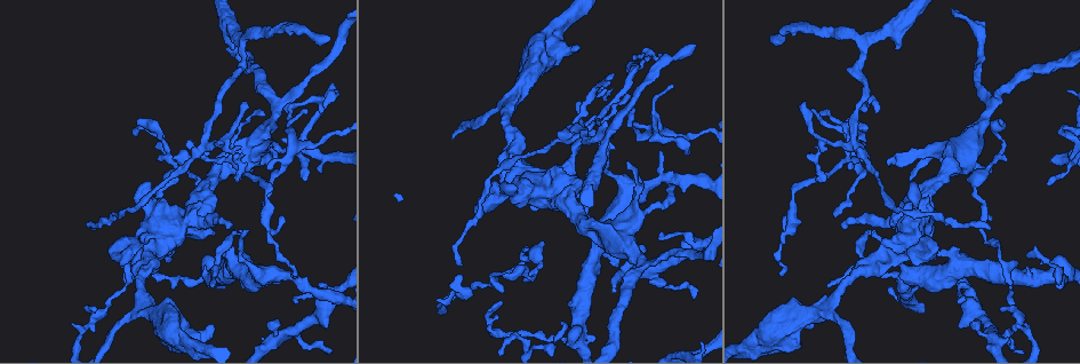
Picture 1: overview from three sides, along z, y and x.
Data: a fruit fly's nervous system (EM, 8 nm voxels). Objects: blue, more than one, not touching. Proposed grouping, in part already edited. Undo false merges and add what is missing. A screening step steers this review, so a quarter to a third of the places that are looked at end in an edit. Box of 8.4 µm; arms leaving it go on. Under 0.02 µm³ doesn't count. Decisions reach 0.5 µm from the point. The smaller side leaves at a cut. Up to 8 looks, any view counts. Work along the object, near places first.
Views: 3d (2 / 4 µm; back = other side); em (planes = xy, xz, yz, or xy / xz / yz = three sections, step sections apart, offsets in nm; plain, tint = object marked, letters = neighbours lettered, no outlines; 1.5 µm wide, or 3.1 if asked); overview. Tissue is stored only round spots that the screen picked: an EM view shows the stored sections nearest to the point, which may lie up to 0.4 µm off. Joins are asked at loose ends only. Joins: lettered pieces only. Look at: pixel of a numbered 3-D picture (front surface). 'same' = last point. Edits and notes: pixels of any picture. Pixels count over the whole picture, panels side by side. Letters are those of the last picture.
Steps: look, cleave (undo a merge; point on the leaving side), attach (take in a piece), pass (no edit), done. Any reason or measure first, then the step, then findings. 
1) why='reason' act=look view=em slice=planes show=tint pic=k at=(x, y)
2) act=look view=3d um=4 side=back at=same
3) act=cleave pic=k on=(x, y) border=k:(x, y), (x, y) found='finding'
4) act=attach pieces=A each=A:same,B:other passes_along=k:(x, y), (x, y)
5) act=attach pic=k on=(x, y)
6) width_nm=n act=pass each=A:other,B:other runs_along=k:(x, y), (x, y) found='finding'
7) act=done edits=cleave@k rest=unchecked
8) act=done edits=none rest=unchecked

why='sudden change in width' act=look view=em slice=xy step=4 show=tint pic=1 at=(605, 140)

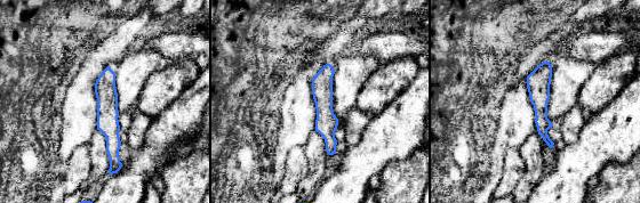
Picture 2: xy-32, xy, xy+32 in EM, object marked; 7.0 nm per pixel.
act=look view=em slice=planes show=letters at=same

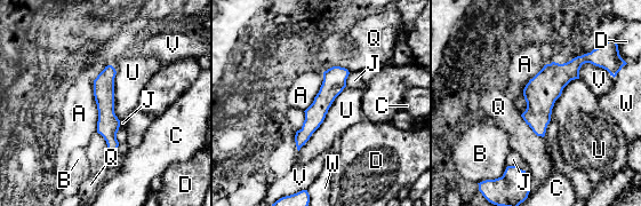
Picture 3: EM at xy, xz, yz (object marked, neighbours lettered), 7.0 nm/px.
longest_contact=U:550nm act=pass each=A:other,B:other,C:other,D:other,J:other,Q:other,U:other,V:other,W:other runs_along=3:(593, 58), (541, 98), (539, 133) found='all the same neuron'

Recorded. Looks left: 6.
why='long arm stops here' act=look view=3d um=4 pic=1 at=(771, 36)

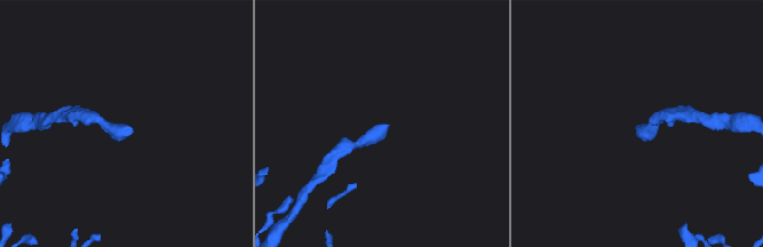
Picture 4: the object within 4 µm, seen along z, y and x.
act=look view=em slice=planes show=letters pic=4 at=(130, 129)

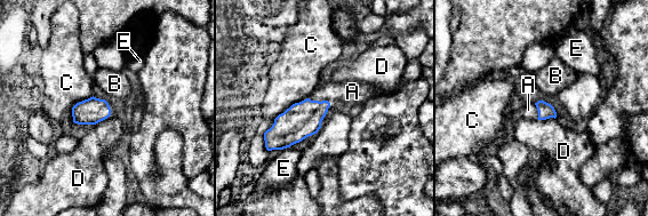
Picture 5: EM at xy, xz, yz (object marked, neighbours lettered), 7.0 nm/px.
act=attach pieces=A each=A:same,B:other,C:other,D:other,E:other found='the neuron continues'

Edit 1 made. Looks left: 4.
why='a narrow waist' act=look view=3d um=2 pic=1 at=(161, 280)

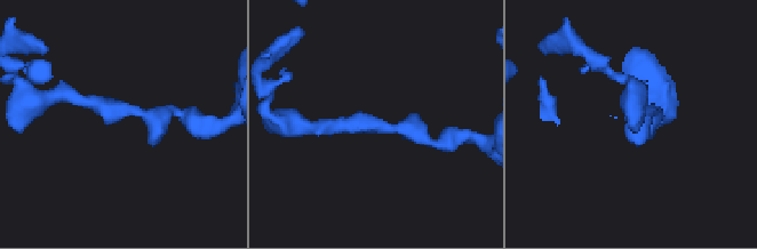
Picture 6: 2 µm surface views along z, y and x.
arm_widths_nm=160,170 act=look view=em slice=planes show=letters pic=6 at=(383, 128)

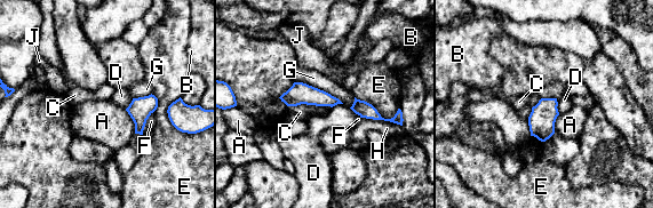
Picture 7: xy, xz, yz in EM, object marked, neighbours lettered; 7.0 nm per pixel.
act=pass each=A:other,B:other,C:other,D:other,E:other,F:other,G:other,H:other,J:other border=7:(125, 109), (134, 124), (135, 133) found='one neuron here'

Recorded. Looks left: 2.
act=done edits=attach@5 rest=unchecked

